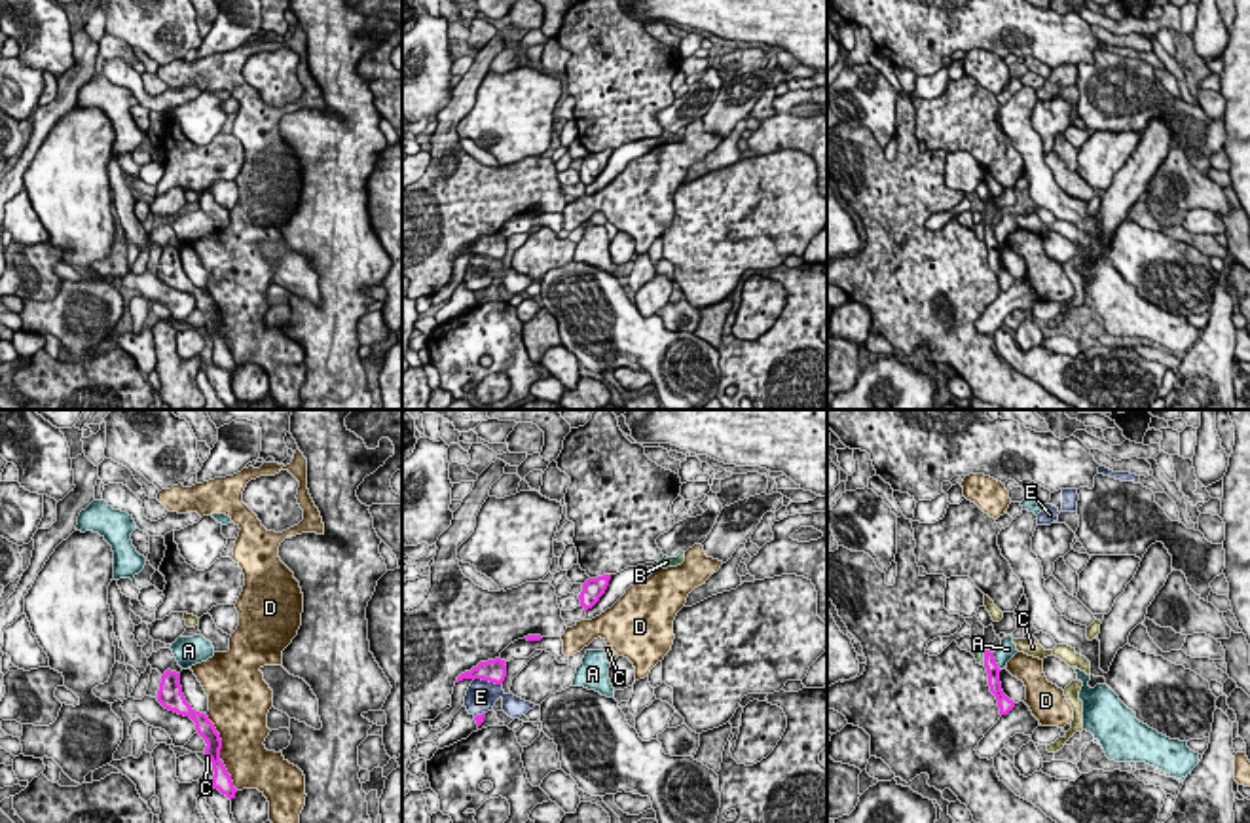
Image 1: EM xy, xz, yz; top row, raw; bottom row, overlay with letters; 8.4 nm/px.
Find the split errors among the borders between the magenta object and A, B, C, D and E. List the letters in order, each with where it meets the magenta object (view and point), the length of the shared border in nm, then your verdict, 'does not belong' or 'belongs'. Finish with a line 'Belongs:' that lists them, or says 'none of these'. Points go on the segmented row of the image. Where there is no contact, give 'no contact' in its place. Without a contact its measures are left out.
A: yz (994, 662) | 170 nm | does not belong
B: yz (985, 658) | 130 nm | does not belong
C: xy (209, 757) | 100 nm | does not belong
D: xy (219, 753) | 700 nm | does not belong
E: xz (488, 679) | 240 nm | does not belong
Belongs: none of these

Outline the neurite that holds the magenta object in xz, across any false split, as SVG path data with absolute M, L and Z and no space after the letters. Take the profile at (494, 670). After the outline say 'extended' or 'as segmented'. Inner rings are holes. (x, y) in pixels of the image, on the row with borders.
M501 658L480 662L470 671L461 673L455 683L459 683L463 679L482 679L482 681L489 681L495 685L503 685L505 677L506 677L506 666L505 664L506 662Z; as segmented

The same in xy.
M167 669L161 675L157 702L178 715L190 717L195 722L197 734L205 740L205 755L212 762L212 787L226 795L230 800L235 798L237 789L233 787L231 776L220 760L222 740L214 724L205 713L195 711L184 698L180 686L180 673Z; as segmented

